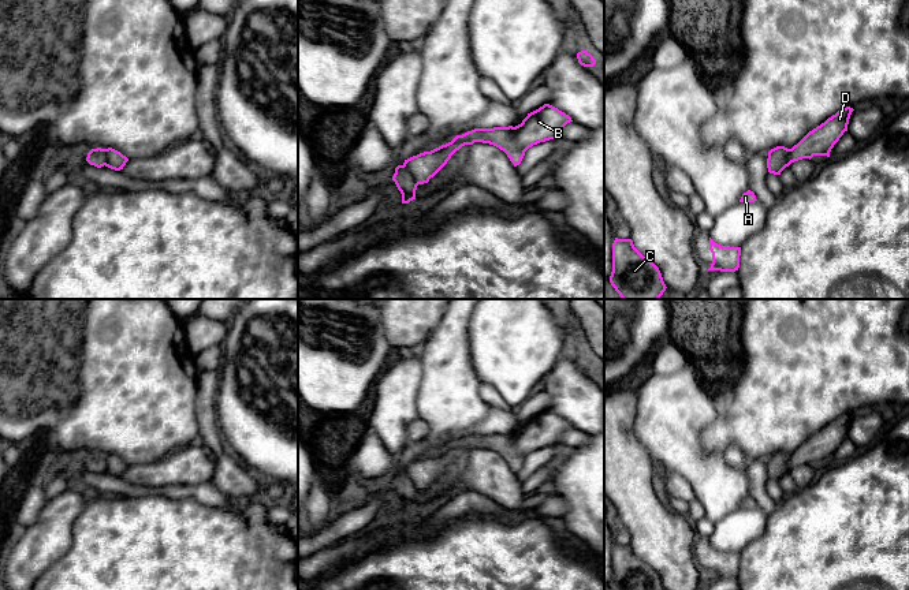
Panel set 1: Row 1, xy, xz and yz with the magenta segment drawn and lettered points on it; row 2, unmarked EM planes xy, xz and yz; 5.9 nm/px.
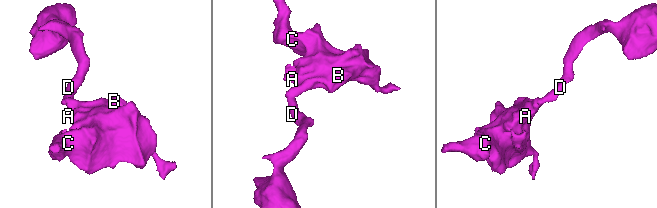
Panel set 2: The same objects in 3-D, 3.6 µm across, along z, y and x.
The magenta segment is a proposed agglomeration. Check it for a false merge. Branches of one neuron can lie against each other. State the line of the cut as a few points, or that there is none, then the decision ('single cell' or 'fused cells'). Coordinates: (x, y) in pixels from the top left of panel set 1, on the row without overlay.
cut xz (402, 471), (417, 490); fused cells

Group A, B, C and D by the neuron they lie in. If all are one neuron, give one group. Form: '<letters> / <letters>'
A B C / D

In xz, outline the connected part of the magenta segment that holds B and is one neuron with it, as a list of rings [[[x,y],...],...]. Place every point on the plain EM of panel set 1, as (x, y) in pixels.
[[[544,410],[528,419],[522,429],[515,433],[474,434],[457,441],[451,448],[431,458],[424,458],[405,466],[403,473],[417,490],[428,489],[457,456],[474,448],[499,453],[517,473],[529,453],[540,448],[558,445],[560,436],[570,427],[573,426],[569,421],[550,410]]]

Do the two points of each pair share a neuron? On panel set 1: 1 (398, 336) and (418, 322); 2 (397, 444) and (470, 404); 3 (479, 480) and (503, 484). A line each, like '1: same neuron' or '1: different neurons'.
1: same neuron
2: different neurons
3: same neuron

